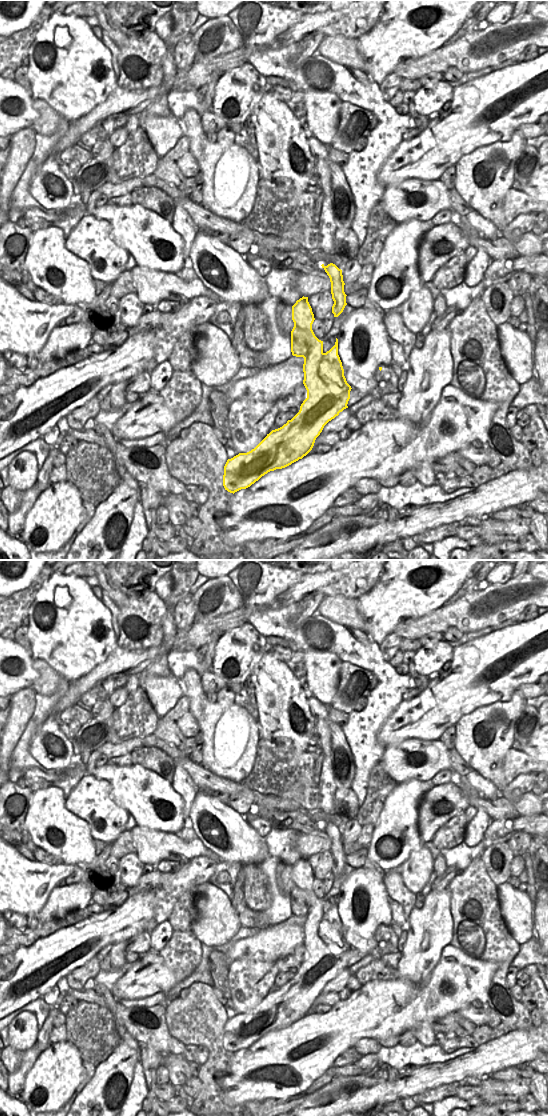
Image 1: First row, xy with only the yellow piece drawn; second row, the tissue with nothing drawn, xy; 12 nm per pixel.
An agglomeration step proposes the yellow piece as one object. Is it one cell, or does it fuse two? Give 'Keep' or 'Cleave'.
Keep

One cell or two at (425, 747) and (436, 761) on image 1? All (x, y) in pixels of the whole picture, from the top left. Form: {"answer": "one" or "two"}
{"answer": "one"}

